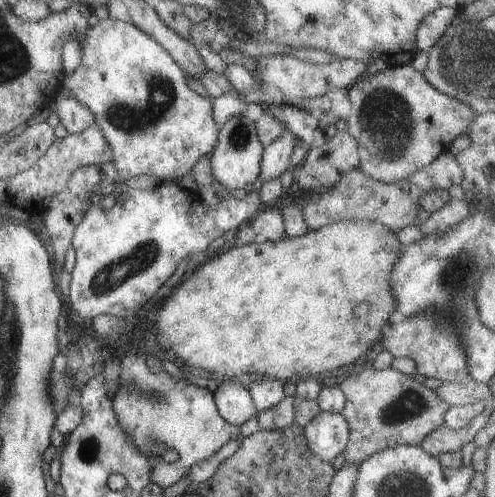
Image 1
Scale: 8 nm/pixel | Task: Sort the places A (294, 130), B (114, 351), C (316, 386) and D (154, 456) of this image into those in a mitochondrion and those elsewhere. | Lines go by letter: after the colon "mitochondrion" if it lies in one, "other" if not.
A: other
B: other
C: other
D: other

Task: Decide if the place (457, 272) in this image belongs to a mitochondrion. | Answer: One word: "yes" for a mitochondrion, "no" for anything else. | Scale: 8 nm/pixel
yes

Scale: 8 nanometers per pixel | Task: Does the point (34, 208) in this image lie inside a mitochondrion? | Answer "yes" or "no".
no

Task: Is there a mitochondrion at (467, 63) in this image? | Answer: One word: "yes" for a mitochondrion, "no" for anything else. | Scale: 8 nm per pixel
yes

